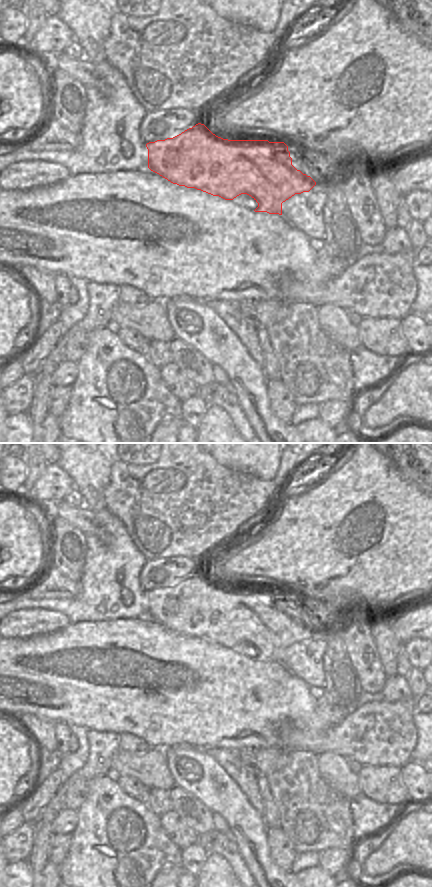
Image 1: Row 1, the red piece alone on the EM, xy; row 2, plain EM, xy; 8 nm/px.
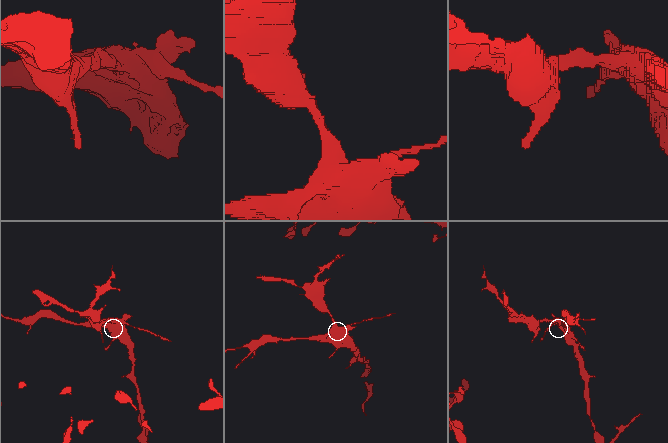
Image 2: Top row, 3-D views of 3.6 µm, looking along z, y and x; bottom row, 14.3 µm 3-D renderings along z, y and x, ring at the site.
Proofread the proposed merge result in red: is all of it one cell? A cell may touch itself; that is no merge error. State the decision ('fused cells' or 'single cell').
fused cells

